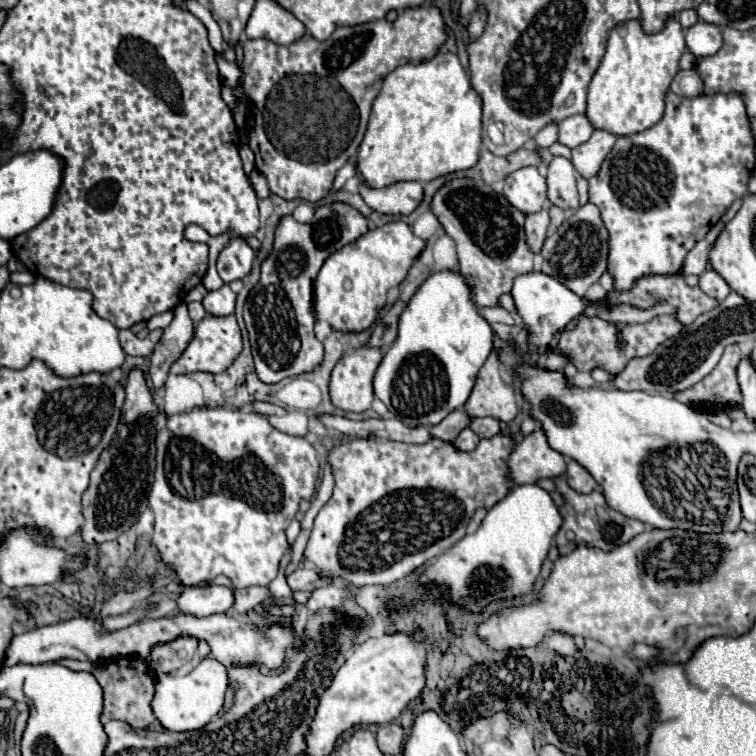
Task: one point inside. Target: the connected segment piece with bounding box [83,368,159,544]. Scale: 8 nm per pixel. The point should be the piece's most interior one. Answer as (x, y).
(120, 484)

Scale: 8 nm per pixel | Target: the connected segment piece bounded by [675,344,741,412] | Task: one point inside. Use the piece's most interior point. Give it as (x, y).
(718, 391)

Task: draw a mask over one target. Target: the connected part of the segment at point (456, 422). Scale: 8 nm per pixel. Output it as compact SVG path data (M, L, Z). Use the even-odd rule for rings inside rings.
M459 408L459 410L455 410L455 412L451 412L447 418L443 418L439 424L429 426L429 434L435 436L435 438L439 438L439 440L453 442L453 440L457 438L457 434L459 434L465 426L469 426L469 422L471 422L471 418L465 414L463 408Z

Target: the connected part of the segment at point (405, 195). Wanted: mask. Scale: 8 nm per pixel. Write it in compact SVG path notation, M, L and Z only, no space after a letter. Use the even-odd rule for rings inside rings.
M359 182L359 194L363 200L383 214L411 214L423 200L421 182L395 182L385 188L369 188Z

